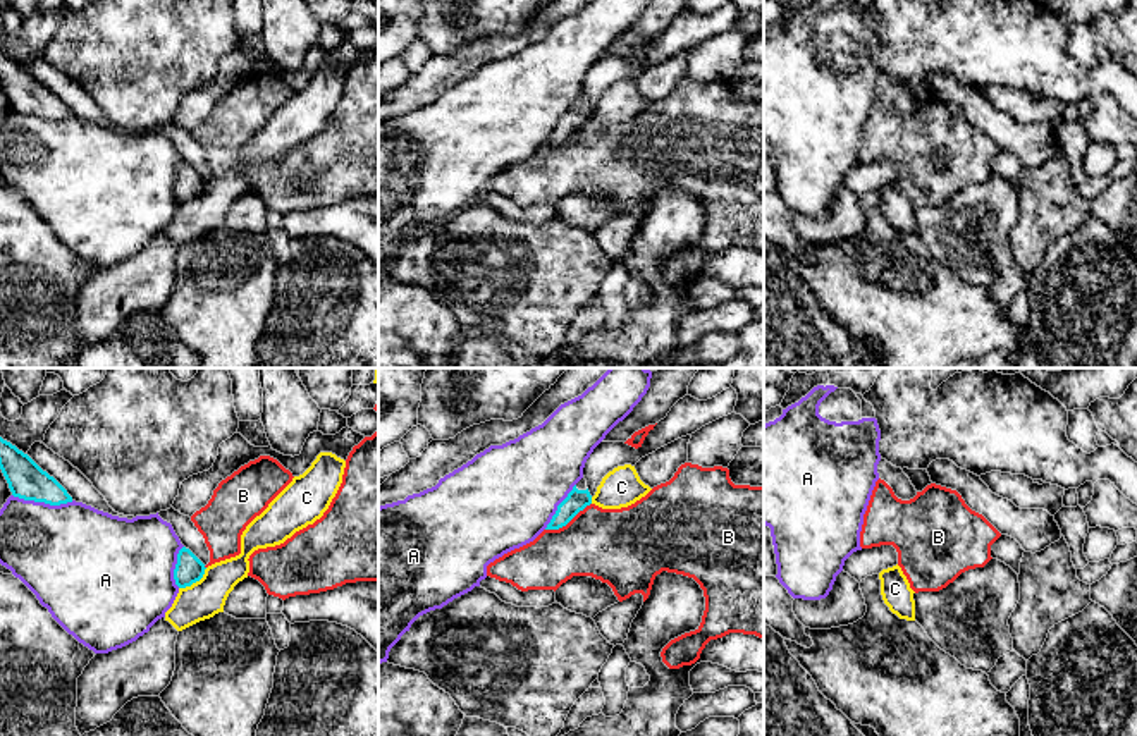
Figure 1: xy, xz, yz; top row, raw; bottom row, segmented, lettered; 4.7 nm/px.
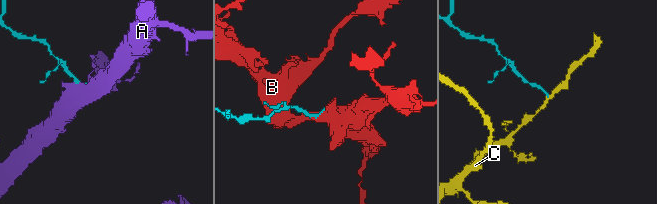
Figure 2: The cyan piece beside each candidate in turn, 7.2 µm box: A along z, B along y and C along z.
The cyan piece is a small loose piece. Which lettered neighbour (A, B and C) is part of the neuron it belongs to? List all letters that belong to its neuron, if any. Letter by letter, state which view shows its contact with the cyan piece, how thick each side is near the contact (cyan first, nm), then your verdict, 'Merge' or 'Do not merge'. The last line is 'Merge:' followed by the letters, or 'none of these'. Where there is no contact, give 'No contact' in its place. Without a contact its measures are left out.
A: Touches cyan in xy. Thickness 180 nm (cyan) against 440 nm. Do not merge
B: Touches cyan in xz. Thickness 100 nm (cyan) against 360 nm. Do not merge
C: Touches cyan in xy. Thickness 130 nm (cyan) against 180 nm. Do not merge
Merge: none of these

